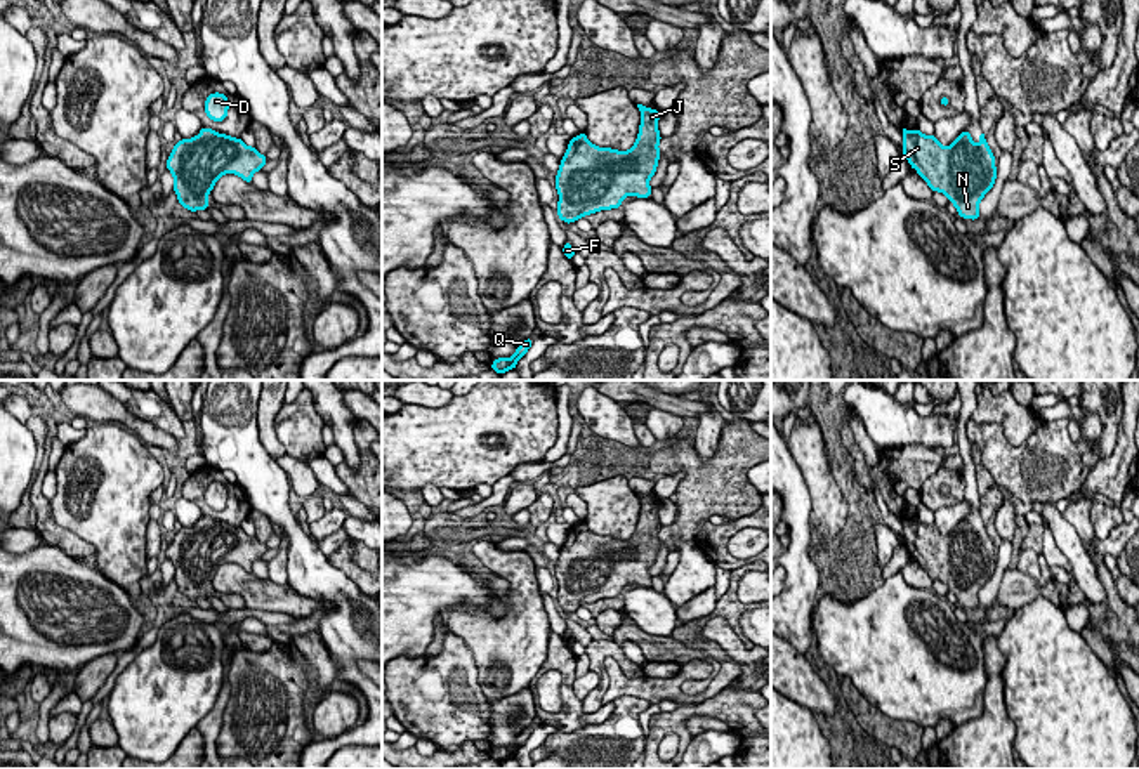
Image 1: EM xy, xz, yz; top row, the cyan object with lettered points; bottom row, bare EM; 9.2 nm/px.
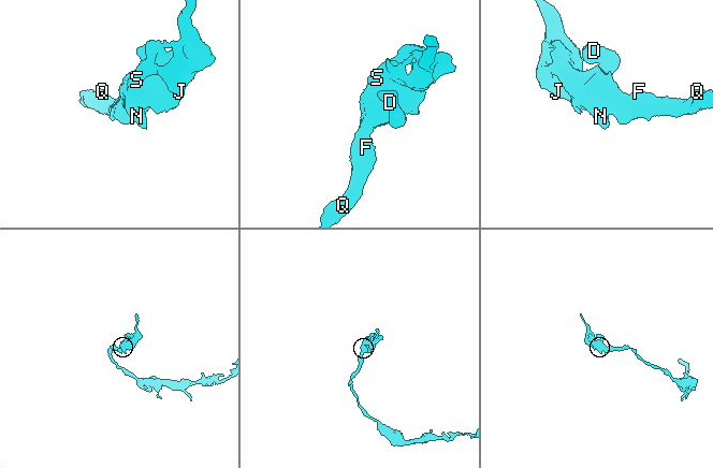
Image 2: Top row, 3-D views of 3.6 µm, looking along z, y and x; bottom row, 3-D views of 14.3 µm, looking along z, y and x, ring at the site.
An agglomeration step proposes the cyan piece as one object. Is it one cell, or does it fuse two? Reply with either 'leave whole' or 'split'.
leave whole

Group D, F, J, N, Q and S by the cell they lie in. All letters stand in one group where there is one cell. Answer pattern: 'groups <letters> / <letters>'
groups D F J N Q S

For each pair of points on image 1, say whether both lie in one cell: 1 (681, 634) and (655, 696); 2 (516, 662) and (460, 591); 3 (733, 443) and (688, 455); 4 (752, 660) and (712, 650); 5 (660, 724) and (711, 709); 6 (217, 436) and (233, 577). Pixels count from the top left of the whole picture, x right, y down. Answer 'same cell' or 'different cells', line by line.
1: same cell
2: different cells
3: same cell
4: different cells
5: same cell
6: different cells

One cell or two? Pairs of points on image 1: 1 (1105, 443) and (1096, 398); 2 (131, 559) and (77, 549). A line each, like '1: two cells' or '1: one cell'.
1: one cell
2: two cells

